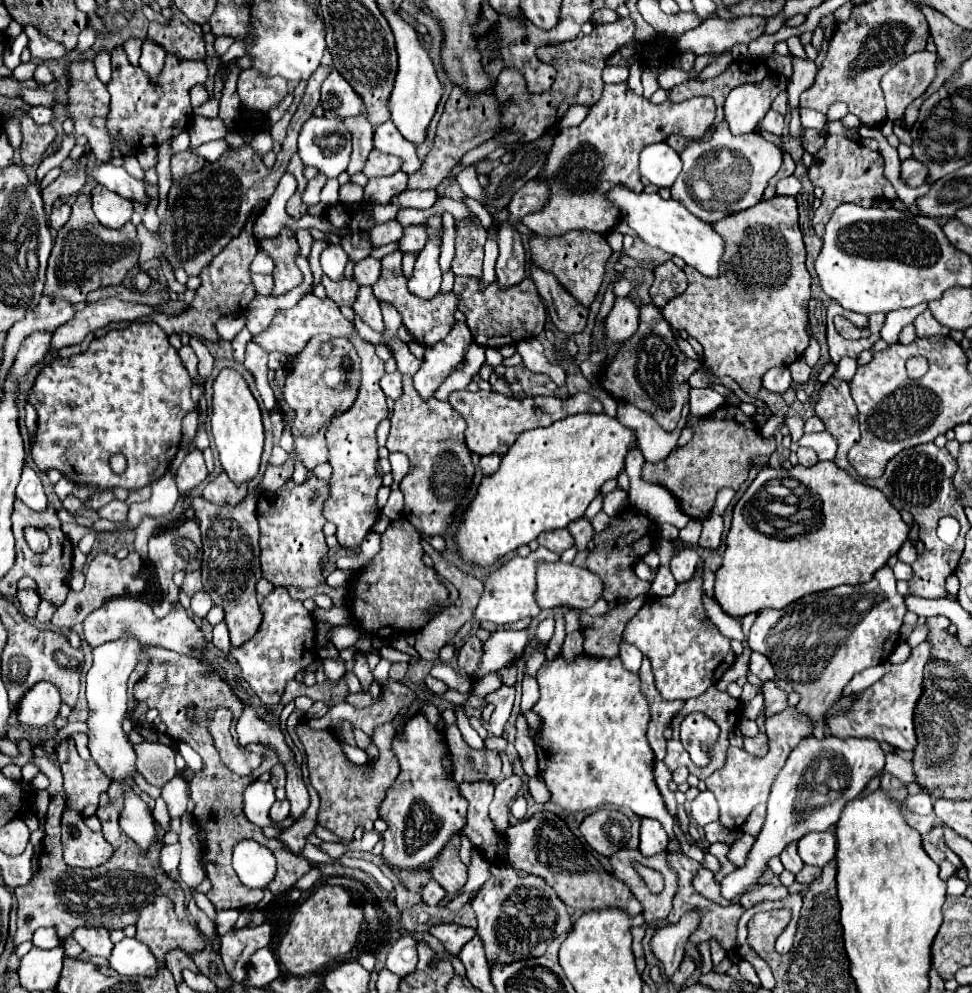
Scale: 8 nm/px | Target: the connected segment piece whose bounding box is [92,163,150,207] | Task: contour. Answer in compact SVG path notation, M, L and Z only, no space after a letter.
M100 163L98 167L92 169L92 177L96 179L96 183L104 185L106 189L110 189L110 191L114 191L130 201L138 201L144 207L150 203L150 197L146 193L146 183L142 179L128 175L124 167Z

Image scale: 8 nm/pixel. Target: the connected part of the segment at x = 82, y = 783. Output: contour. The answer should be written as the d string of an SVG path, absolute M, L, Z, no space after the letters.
M70 739L62 741L56 753L64 773L64 793L68 799L66 807L84 813L88 805L98 805L98 795L104 793L110 785L108 777L98 769L94 761L80 759Z

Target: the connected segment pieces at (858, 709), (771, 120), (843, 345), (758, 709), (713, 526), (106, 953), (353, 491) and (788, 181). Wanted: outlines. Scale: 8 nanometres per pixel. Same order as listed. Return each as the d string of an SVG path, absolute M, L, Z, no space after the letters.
M920 643L912 649L910 657L902 665L892 665L890 673L886 673L880 681L870 685L868 689L854 695L848 711L840 711L838 715L828 717L828 733L834 737L870 737L876 741L884 741L894 749L912 751L916 747L916 725L914 725L914 709L916 701L922 695L922 675L924 667L930 659L932 645Z
M770 109L766 113L766 117L764 117L764 123L760 123L760 127L764 131L774 133L774 135L782 135L782 131L784 131L784 115L780 115L780 113L776 113L776 111Z
M832 302L828 307L826 317L826 340L828 347L830 347L830 357L832 357L834 363L838 363L842 357L856 357L860 351L870 349L872 343L880 339L880 335L870 335L866 339L850 341L850 339L844 339L842 335L838 335L838 331L836 331L833 324L833 319L838 313L838 309L844 308L838 303Z
M758 694L752 701L746 703L743 707L743 715L752 720L757 720L763 714L764 698L762 694Z
M712 513L708 519L702 521L702 525L704 525L704 529L702 529L698 547L706 549L706 551L718 551L720 543L722 543L722 517Z
M80 927L72 933L72 937L88 951L90 955L110 959L114 943L110 939L110 931L104 927Z
M354 337L352 345L356 347L362 359L362 387L352 409L336 417L326 431L328 463L332 465L332 477L328 481L330 495L324 501L324 509L322 509L322 515L336 525L336 537L344 549L358 547L380 517L380 509L376 505L376 491L382 485L382 479L376 467L378 461L376 427L382 419L388 417L388 403L380 389L380 377L384 375L384 361L378 359L372 343Z
M792 175L792 177L786 177L786 179L780 179L778 185L776 185L776 195L798 195L800 191L800 181Z

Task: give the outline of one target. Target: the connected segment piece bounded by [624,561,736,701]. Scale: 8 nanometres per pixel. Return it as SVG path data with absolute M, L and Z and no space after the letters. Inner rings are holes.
M704 561L698 563L694 577L680 583L670 597L648 597L644 607L624 629L624 641L636 645L642 655L650 659L656 689L668 701L686 701L702 695L710 685L716 685L736 661L730 639L724 637L706 615L702 603L702 571Z

